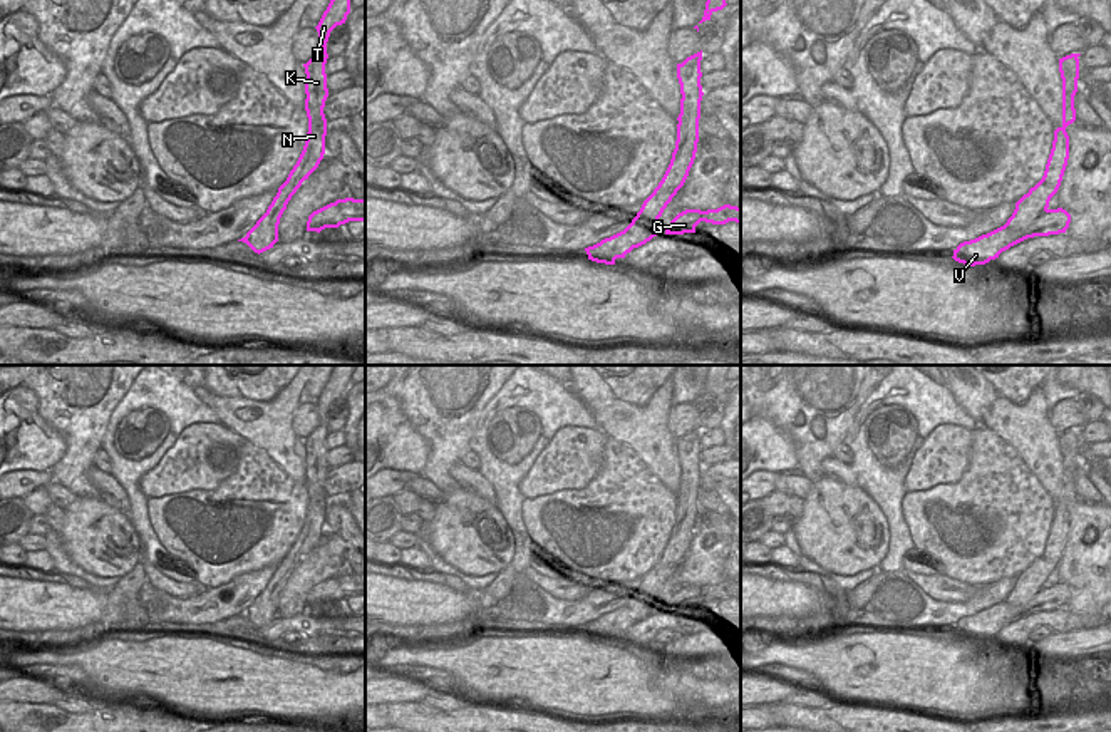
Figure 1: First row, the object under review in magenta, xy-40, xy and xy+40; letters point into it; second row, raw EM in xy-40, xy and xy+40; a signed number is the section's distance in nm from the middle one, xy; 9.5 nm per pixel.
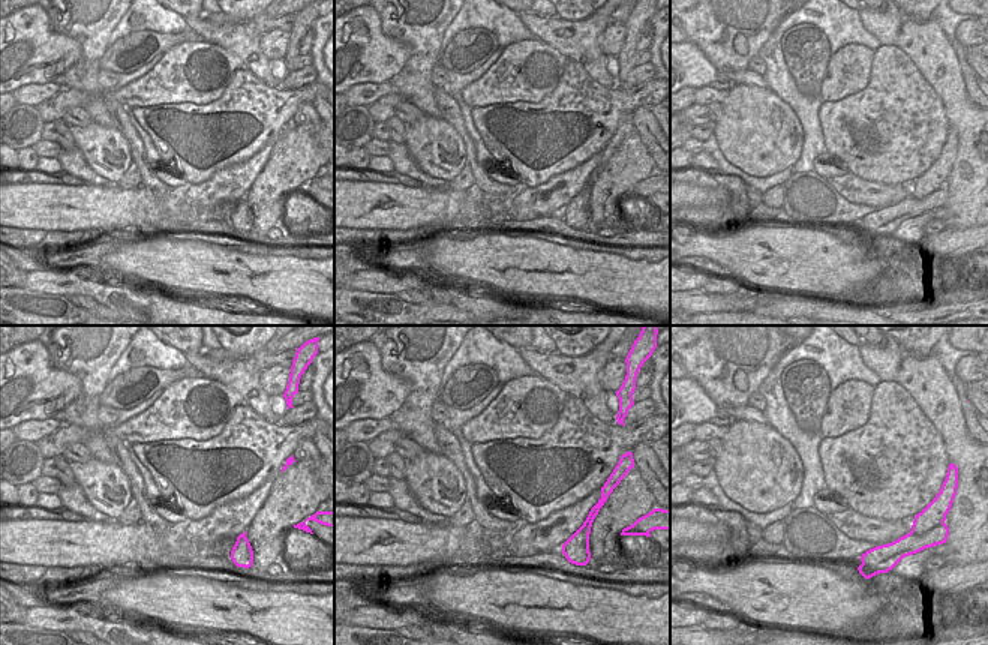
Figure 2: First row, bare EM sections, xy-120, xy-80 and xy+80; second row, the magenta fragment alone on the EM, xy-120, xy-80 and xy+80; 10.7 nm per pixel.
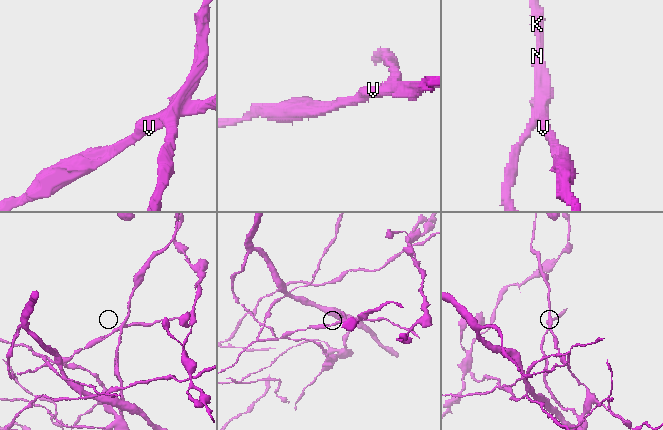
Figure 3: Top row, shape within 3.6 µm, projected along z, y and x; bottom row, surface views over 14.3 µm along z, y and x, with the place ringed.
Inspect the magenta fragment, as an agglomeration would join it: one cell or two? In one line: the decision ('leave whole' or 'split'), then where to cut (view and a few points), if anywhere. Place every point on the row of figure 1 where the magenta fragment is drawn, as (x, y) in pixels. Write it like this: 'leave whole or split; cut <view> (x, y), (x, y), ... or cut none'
split; cut xy+40 (1046, 208), (1019, 230), (1011, 230), (1006, 225)

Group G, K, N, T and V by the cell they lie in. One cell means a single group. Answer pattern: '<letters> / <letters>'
G V / K N T

